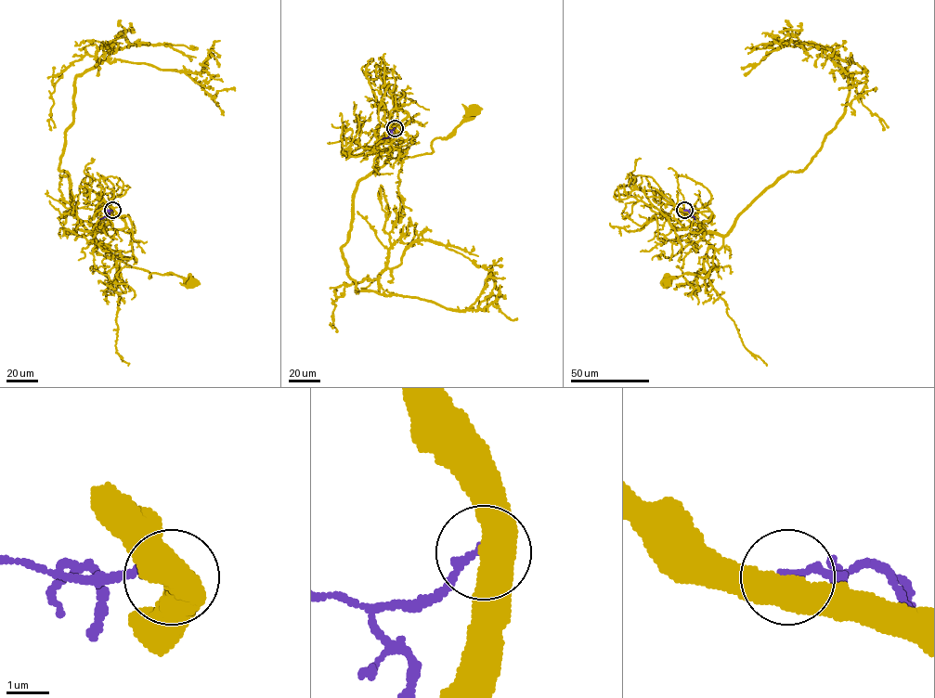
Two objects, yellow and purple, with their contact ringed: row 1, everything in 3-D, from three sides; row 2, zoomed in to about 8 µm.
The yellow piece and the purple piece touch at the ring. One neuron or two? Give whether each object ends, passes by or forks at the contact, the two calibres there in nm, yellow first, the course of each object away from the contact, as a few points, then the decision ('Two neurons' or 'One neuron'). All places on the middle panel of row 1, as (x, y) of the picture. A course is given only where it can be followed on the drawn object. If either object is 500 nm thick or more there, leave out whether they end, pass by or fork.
Thickness 550 nm (yellow) against 190 nm. Course of yellow: (395, 128), (395, 135), (378, 146), (378, 167), (391, 159), (430, 154), (432, 142), (447, 137), (474, 109). Course of purple: (395, 128), (390, 135), (383, 138). Two neurons

